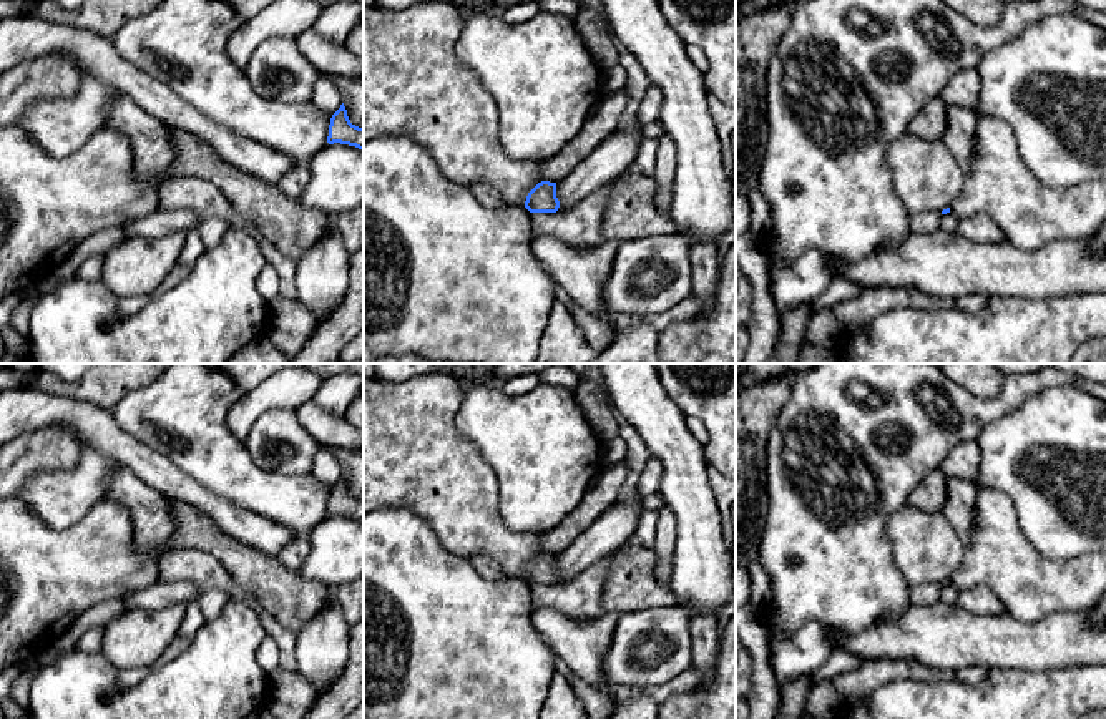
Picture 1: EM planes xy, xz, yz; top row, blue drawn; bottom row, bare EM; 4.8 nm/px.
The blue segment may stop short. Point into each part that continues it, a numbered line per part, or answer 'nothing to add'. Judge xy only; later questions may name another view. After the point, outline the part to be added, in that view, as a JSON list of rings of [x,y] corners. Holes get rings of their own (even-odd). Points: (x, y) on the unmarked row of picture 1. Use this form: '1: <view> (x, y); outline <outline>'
nothing to add

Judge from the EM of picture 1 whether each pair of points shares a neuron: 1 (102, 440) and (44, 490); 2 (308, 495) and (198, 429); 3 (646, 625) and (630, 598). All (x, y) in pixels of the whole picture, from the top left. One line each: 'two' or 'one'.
1: two
2: one
3: two

